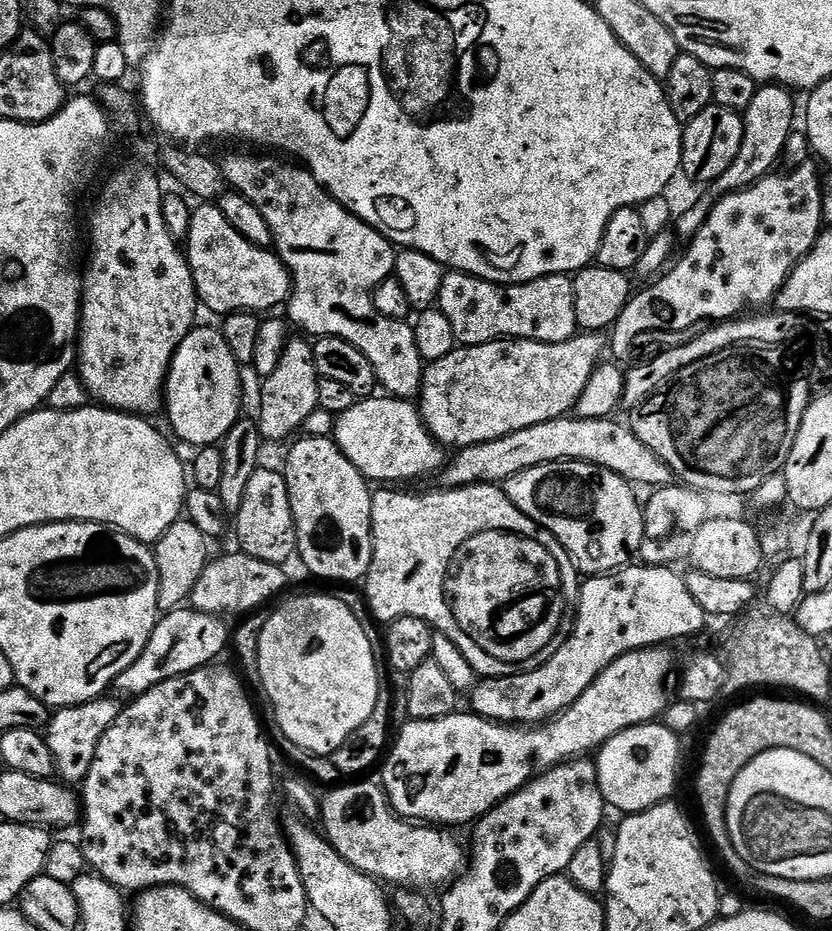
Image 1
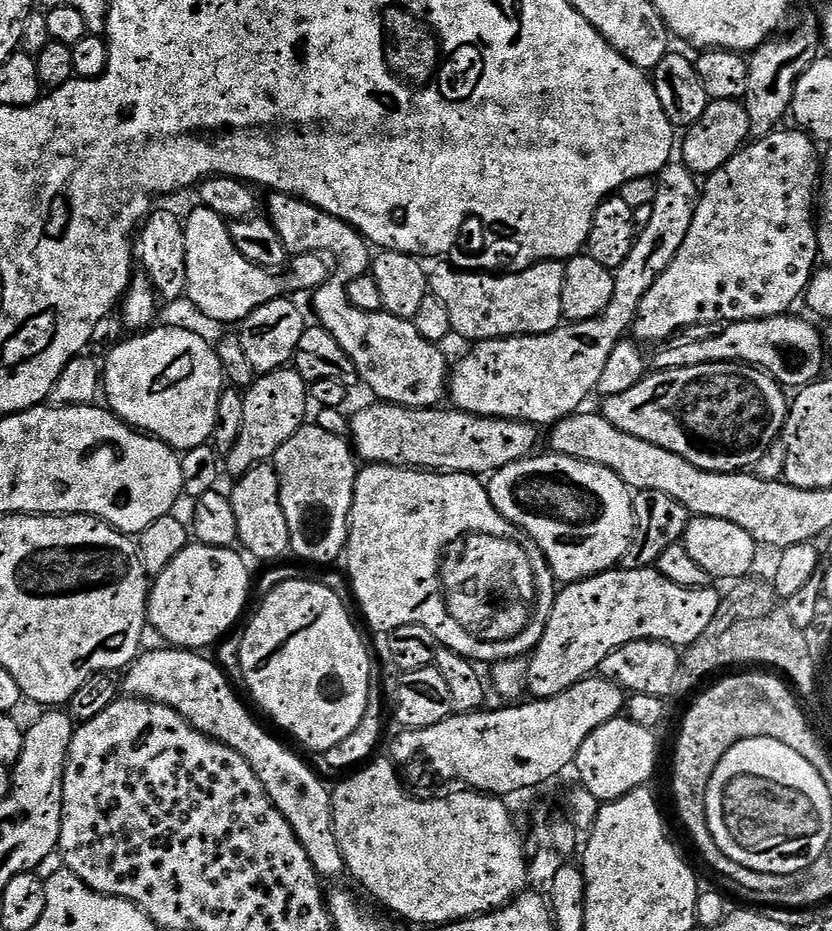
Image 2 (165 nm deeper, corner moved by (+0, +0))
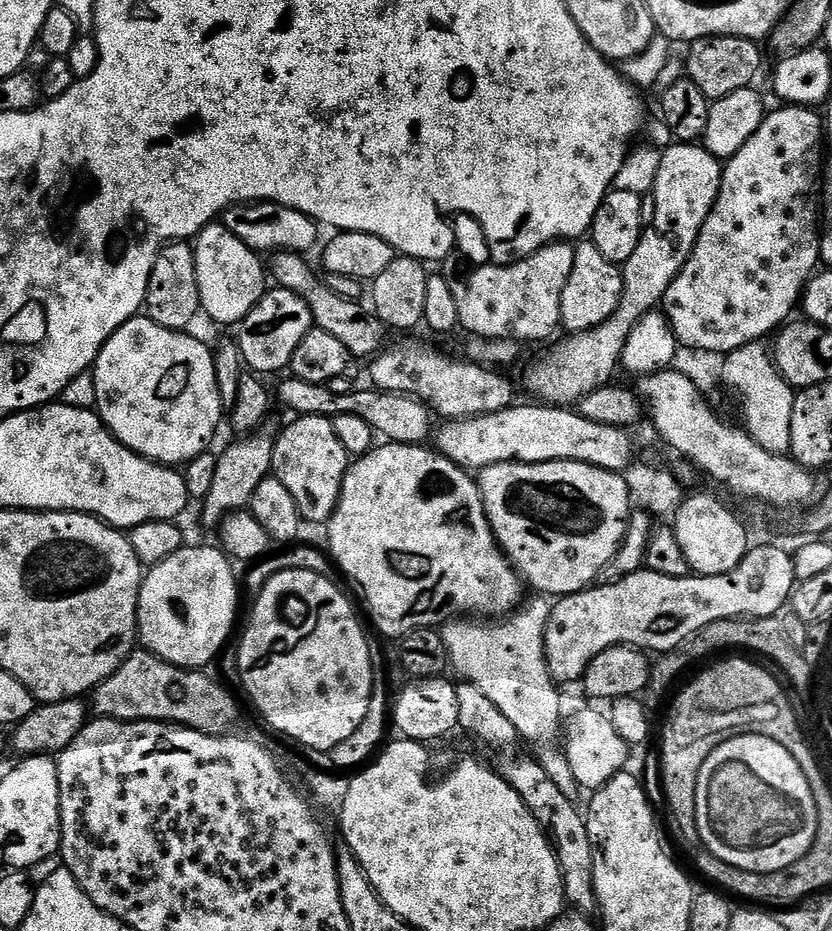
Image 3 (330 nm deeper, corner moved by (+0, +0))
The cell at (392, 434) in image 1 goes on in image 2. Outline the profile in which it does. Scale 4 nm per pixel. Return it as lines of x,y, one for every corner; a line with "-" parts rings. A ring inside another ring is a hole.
372,402
369,408
364,408
355,417
350,420
350,443
354,449
355,455
361,461
368,464
393,464
396,468
418,468
421,470
435,470
438,472
467,472
469,474
491,474
497,468
505,468
519,460
527,460
529,456
537,451
536,448
536,432
537,425
526,424
523,420
499,420
498,418
490,418
489,416
475,416
469,412
458,412
455,410
447,410
443,412
443,407
435,408
404,408
401,404
386,404
383,402

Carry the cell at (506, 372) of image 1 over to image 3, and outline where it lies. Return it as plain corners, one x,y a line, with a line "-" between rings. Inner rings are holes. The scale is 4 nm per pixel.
676,142
671,145
673,148
663,149
658,166
658,178
654,182
650,193
650,223
645,227
638,242
638,250
630,254
628,261
622,265
624,274
624,289
618,310
606,322
602,322
598,327
592,328
589,332
577,332
565,335
565,340
557,339
552,352
536,360
528,368
528,373
524,376
524,384
548,406
572,406
579,402
584,396
588,396
596,388
605,387
608,380
615,374
616,368
621,367
620,355
626,346
626,338
630,338
630,330
638,326
638,322
647,312
661,307
666,290
674,282
677,274
684,269
684,263
690,258
690,254
696,245
698,234
718,198
720,189
720,174
722,171
721,161
717,160
706,151
703,146
697,146
692,142

